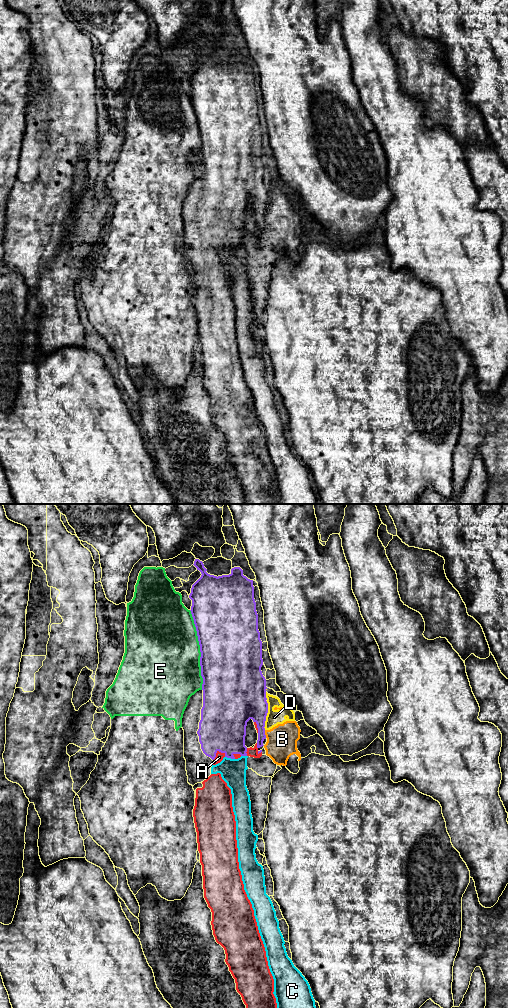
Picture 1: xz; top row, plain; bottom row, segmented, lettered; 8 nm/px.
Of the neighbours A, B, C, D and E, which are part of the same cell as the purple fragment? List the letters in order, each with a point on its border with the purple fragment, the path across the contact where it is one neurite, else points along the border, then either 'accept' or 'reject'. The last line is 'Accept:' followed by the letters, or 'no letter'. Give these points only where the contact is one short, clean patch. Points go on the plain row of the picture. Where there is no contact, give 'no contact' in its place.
A: xz (216, 240) | accept
B: xz (264, 222) | along xz (264, 218), (266, 225) | reject
C: xz (230, 245) | reject
D: xz (266, 203) | reject
E: xz (200, 138) | reject
Accept: A

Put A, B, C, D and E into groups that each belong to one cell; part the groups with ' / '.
A / B D / C / E

